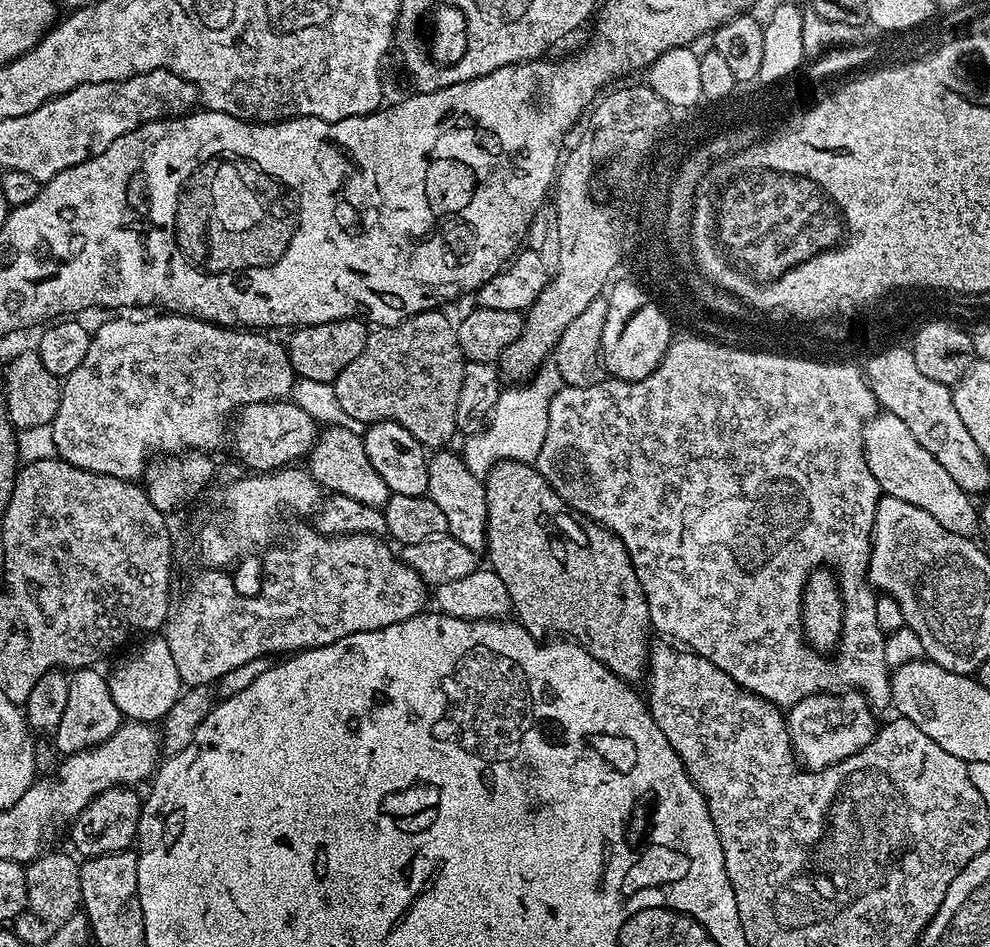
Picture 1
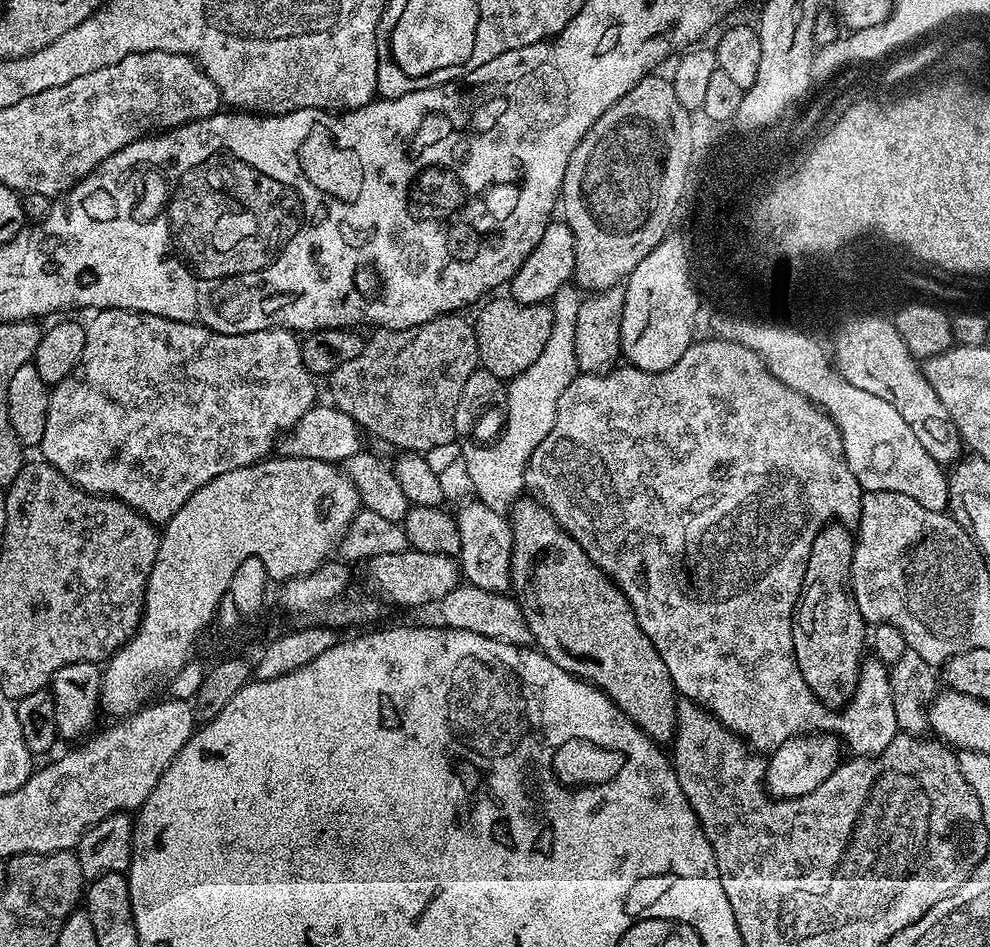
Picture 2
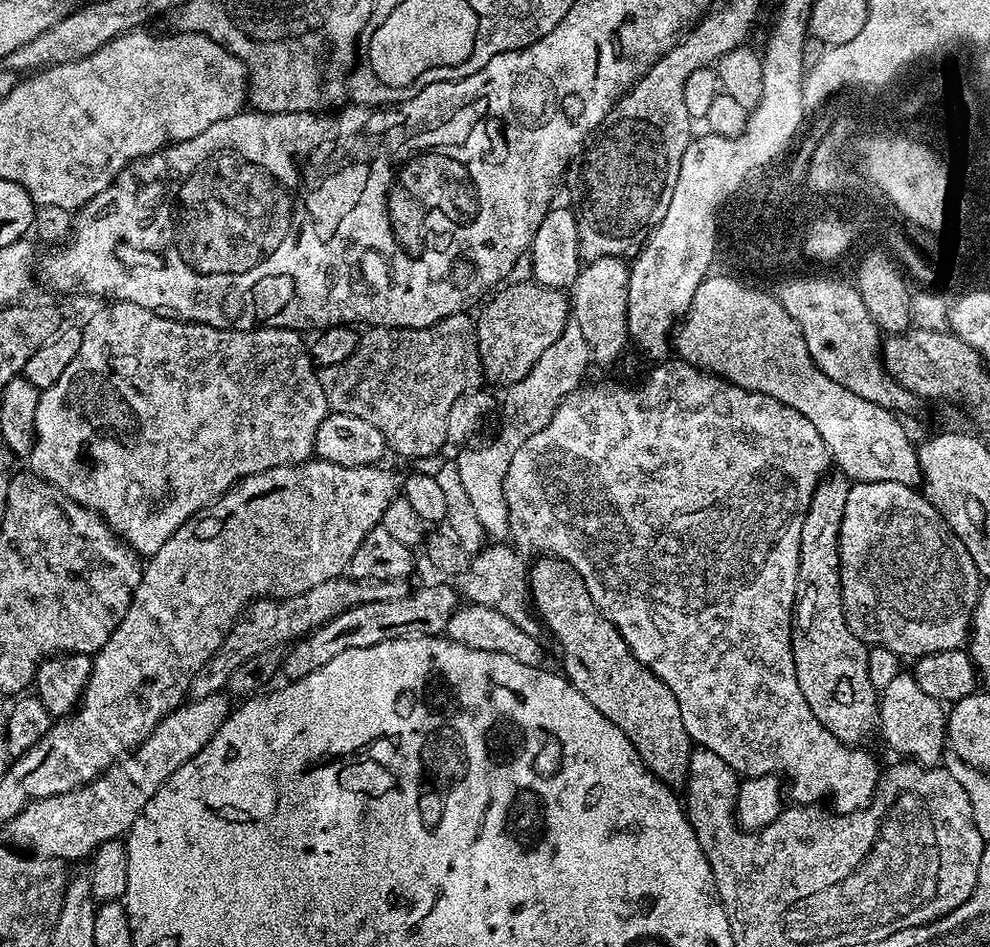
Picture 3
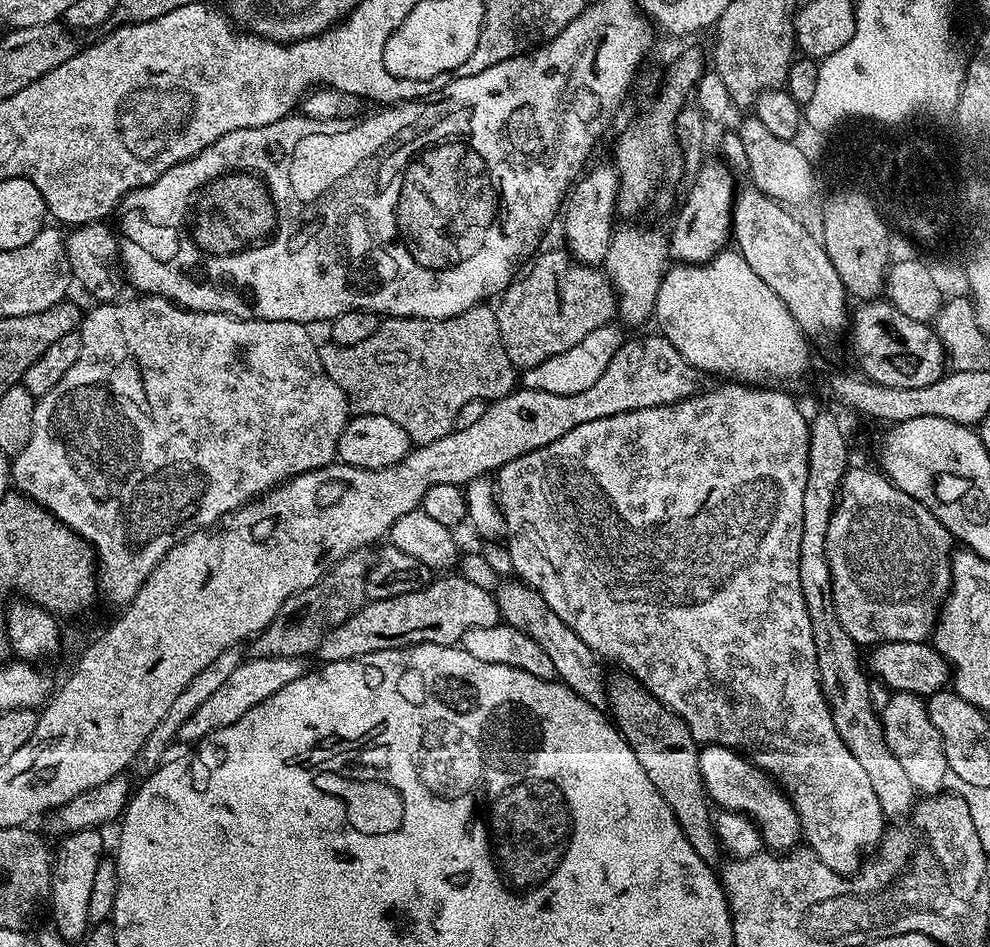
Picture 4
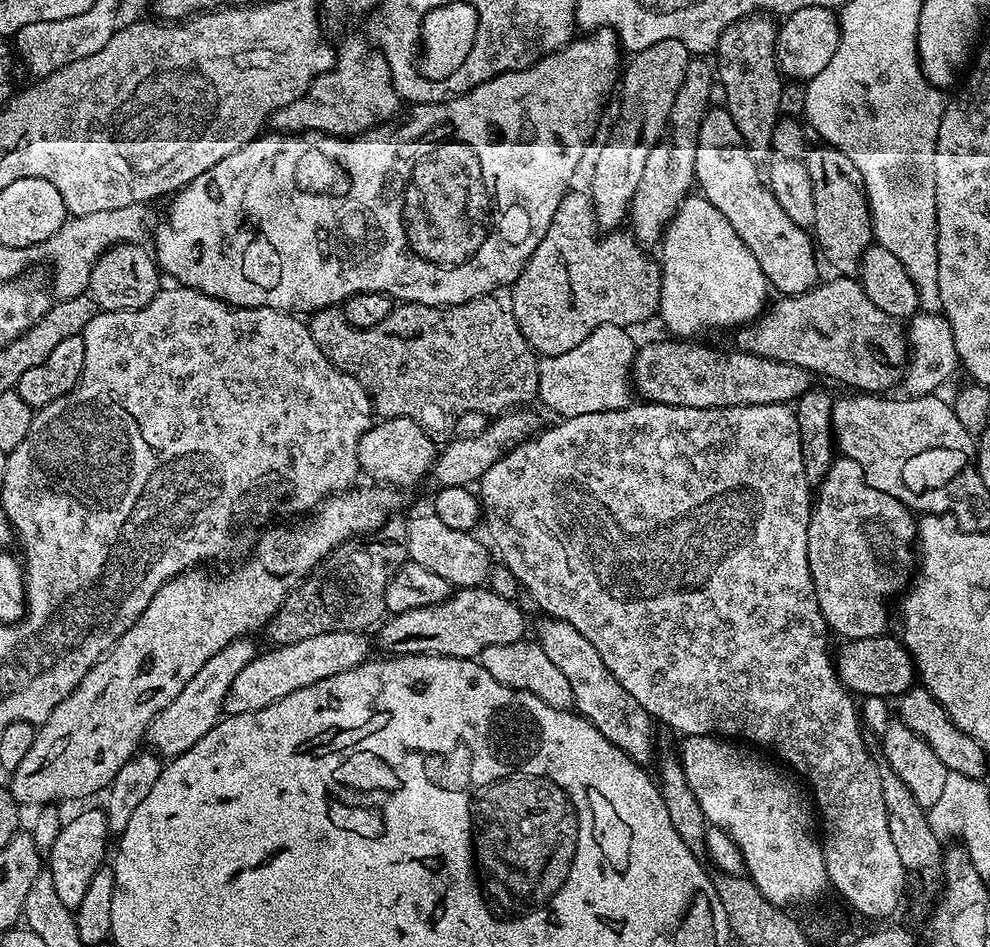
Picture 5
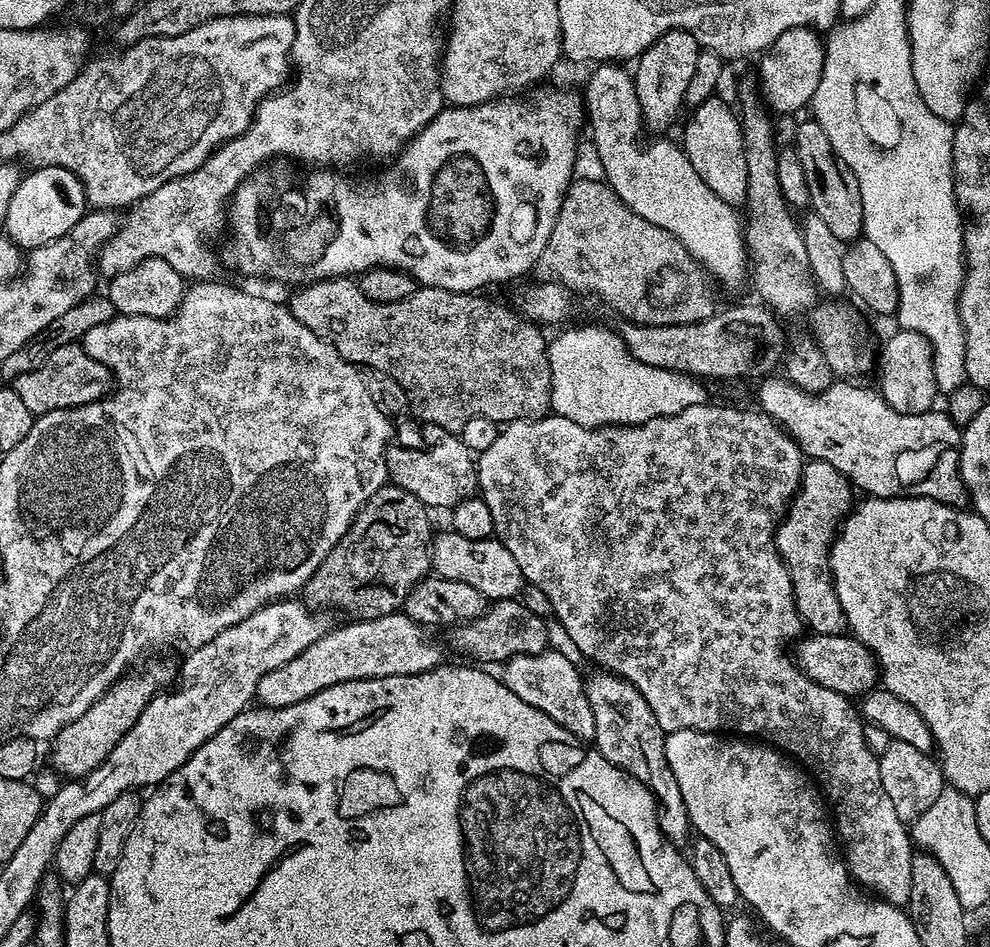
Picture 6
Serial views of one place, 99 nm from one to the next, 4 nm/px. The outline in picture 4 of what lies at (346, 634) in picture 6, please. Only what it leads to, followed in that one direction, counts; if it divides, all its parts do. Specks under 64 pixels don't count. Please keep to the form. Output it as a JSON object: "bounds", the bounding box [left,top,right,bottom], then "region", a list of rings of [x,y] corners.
{"bounds":[178,656,306,746],"region":[[[256,656],[251,659],[241,662],[234,670],[234,674],[230,674],[230,678],[226,678],[226,682],[222,682],[222,686],[218,686],[218,690],[214,690],[214,694],[210,694],[210,698],[206,698],[202,706],[198,706],[198,710],[194,710],[194,714],[190,714],[186,722],[182,722],[178,735],[180,740],[184,739],[188,746],[192,746],[214,730],[238,722],[238,718],[246,714],[246,710],[258,706],[258,702],[266,702],[266,698],[278,694],[282,686],[290,686],[290,682],[303,676],[306,671],[305,661],[298,656],[278,658]]]}

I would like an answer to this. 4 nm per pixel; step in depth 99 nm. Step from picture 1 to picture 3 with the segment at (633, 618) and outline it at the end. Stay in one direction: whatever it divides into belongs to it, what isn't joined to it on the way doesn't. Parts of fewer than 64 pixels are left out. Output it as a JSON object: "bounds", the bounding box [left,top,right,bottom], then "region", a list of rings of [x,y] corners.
{"bounds":[528,554,694,790],"region":[[[547,554],[531,561],[528,585],[532,587],[534,611],[543,627],[552,631],[564,655],[563,675],[579,690],[638,750],[642,762],[663,784],[676,790],[687,781],[694,745],[682,722],[682,709],[670,686],[650,671],[604,617],[590,596],[586,582],[565,560]]]}

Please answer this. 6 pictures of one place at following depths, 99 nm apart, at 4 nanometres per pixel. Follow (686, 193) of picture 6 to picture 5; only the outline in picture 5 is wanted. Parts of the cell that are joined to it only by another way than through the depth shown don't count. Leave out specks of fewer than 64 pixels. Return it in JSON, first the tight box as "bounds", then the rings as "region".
{"bounds":[658,194,770,338],"region":[[[689,194],[682,201],[680,209],[664,230],[663,244],[658,320],[672,331],[669,333],[673,337],[696,338],[699,337],[696,336],[699,332],[712,332],[715,328],[736,330],[751,324],[765,311],[769,303],[770,285],[762,274],[762,266],[758,266],[758,258],[750,254],[746,242],[742,242],[742,238],[722,214],[722,210],[713,206],[703,194]]]}

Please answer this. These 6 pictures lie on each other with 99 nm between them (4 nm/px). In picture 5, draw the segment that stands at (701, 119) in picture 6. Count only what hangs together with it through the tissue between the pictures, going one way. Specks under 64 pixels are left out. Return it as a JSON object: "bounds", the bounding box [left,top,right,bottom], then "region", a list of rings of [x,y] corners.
{"bounds":[694,107,818,296],"region":[[[709,107],[702,118],[702,130],[698,130],[698,150],[694,162],[699,191],[713,206],[722,210],[722,214],[734,226],[742,242],[746,242],[750,254],[758,258],[758,266],[762,266],[762,274],[769,285],[775,291],[777,288],[784,296],[801,296],[804,292],[812,291],[818,283],[816,277],[818,252],[814,247],[813,237],[805,229],[794,226],[786,210],[778,206],[778,198],[774,198],[774,194],[768,189],[762,177],[762,168],[756,165],[755,159],[757,160],[757,157],[746,147],[742,134],[738,134],[738,126],[734,126],[734,118],[730,118],[727,108]]]}

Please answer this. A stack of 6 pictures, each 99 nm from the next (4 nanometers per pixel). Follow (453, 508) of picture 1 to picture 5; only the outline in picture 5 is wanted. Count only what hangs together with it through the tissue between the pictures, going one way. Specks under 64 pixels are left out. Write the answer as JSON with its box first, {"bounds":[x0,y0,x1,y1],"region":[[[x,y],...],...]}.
{"bounds":[535,614,656,766],"region":[[[547,614],[539,618],[535,643],[546,650],[546,658],[550,658],[550,662],[554,662],[554,666],[558,666],[558,670],[562,670],[564,677],[570,681],[575,711],[586,717],[598,734],[606,738],[606,742],[618,746],[618,750],[622,750],[622,754],[629,756],[634,763],[648,766],[656,748],[656,740],[652,737],[652,717],[642,710],[642,706],[638,706],[638,702],[634,702],[634,698],[630,698],[630,694],[626,694],[622,682],[618,682],[618,678],[610,674],[606,662],[602,662],[602,654],[598,654],[598,650],[594,650],[594,646],[590,646],[590,642],[586,642],[574,626],[570,626],[570,622]]]}

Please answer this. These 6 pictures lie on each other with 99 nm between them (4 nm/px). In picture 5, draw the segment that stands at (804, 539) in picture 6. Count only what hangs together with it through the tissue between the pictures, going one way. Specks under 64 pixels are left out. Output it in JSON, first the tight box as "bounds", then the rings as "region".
{"bounds":[808,456,918,641],"region":[[[840,456],[832,461],[830,470],[824,475],[818,487],[814,492],[814,503],[812,506],[812,517],[808,523],[808,561],[810,562],[810,574],[814,582],[814,590],[818,598],[818,606],[822,610],[824,620],[827,622],[829,629],[836,632],[845,641],[857,640],[858,638],[870,638],[871,636],[883,636],[889,631],[888,628],[888,604],[887,600],[891,596],[899,597],[901,593],[909,587],[910,581],[914,576],[914,541],[918,536],[918,520],[911,508],[906,507],[898,498],[890,498],[890,494],[882,494],[882,490],[874,490],[866,482],[862,474],[862,466],[850,458]]]}

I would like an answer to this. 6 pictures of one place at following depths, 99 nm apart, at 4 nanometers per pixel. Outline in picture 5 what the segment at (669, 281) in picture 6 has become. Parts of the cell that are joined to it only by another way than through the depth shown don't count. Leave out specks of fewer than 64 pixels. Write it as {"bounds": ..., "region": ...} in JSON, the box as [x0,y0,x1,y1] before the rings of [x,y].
{"bounds":[510,190,662,357],"region":[[[570,190],[562,198],[562,202],[558,206],[558,210],[554,210],[554,222],[550,226],[550,230],[546,230],[546,234],[542,238],[542,242],[538,242],[538,250],[534,250],[534,254],[526,262],[526,266],[512,285],[512,304],[510,300],[510,311],[512,317],[518,322],[518,330],[522,330],[522,334],[526,338],[528,345],[533,348],[541,357],[557,356],[558,354],[566,354],[566,350],[574,350],[574,346],[578,346],[578,342],[582,342],[590,334],[594,334],[594,330],[598,330],[598,326],[618,326],[619,328],[631,329],[632,324],[640,324],[643,320],[648,320],[657,315],[660,310],[660,279],[662,277],[662,268],[659,263],[656,264],[647,256],[645,249],[641,247],[635,236],[624,230],[612,230],[616,232],[608,232],[605,236],[596,236],[596,212],[592,209],[592,200],[584,192],[576,192]]]}

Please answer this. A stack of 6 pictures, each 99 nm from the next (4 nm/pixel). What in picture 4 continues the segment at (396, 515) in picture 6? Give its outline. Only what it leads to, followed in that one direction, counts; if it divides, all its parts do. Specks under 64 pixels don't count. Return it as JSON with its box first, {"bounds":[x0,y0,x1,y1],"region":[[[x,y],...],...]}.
{"bounds":[255,551,370,658],"region":[[[367,551],[346,554],[314,586],[286,598],[278,614],[266,625],[262,635],[255,641],[256,656],[278,658],[279,656],[307,657],[307,652],[315,653],[322,638],[334,626],[342,626],[346,618],[366,603],[368,596],[368,569],[370,556]]]}

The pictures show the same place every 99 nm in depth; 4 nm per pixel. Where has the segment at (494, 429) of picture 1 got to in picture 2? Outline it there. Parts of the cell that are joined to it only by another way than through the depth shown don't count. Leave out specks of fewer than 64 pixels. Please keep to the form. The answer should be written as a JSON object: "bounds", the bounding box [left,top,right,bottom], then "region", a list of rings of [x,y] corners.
{"bounds":[462,295,580,514],"region":[[[557,295],[551,305],[550,338],[546,338],[542,354],[538,354],[538,358],[534,358],[534,362],[526,366],[522,374],[507,381],[508,406],[502,427],[499,429],[500,437],[485,448],[475,448],[472,445],[475,443],[472,442],[465,443],[468,445],[462,451],[467,473],[473,483],[475,499],[481,500],[483,504],[490,506],[490,510],[501,514],[511,509],[512,501],[525,489],[524,471],[530,454],[534,454],[534,450],[542,446],[542,438],[550,434],[552,417],[556,414],[556,400],[562,390],[566,390],[566,386],[570,386],[570,382],[578,375],[574,354],[574,326],[580,300],[564,295]]]}

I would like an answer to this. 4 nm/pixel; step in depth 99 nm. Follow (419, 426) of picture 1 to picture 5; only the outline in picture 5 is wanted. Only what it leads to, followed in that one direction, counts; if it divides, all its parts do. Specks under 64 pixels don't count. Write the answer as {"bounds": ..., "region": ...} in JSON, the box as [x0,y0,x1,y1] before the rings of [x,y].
{"bounds":[307,294,540,434],"region":[[[489,294],[474,298],[470,302],[451,304],[445,308],[401,303],[399,306],[393,307],[390,318],[386,318],[383,322],[378,322],[378,326],[370,326],[369,328],[350,326],[350,322],[346,322],[343,311],[339,307],[324,308],[320,312],[311,313],[307,325],[310,334],[314,338],[314,342],[318,342],[322,354],[326,354],[328,361],[338,370],[342,370],[347,376],[354,377],[364,387],[364,391],[368,393],[371,399],[373,409],[381,417],[397,416],[398,418],[410,418],[414,422],[418,422],[418,426],[422,426],[430,434],[437,434],[436,432],[451,433],[456,427],[458,418],[462,418],[462,414],[466,414],[470,410],[478,410],[482,414],[489,416],[489,418],[495,418],[501,412],[510,412],[523,408],[531,405],[531,400],[535,401],[537,399],[538,370],[540,369],[538,353],[528,345],[526,338],[522,334],[522,330],[518,330],[518,322],[512,317],[511,311],[506,307],[505,301],[503,304],[502,301],[495,300],[496,298],[495,295]]]}

